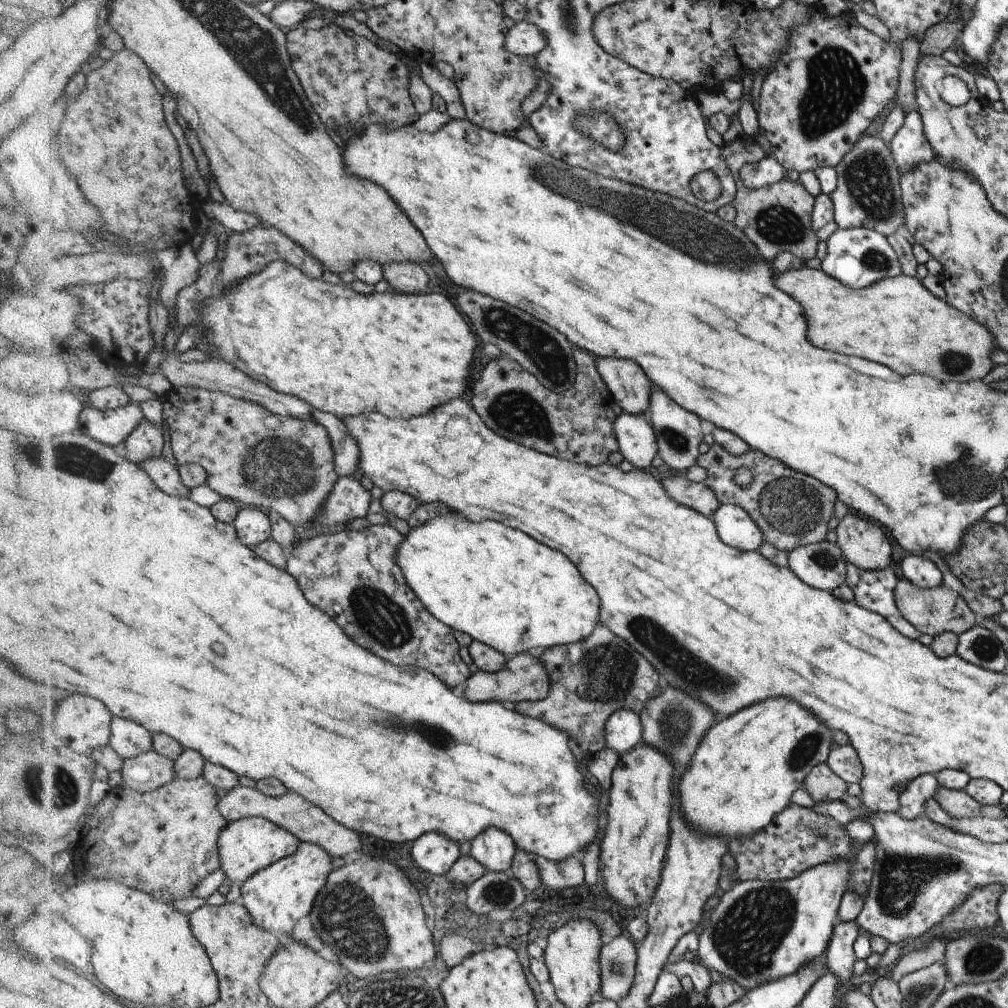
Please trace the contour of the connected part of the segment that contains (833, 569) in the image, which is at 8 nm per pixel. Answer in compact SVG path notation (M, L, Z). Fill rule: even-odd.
M837 543L800 545L790 550L788 556L788 568L812 588L831 591L845 584L846 560Z

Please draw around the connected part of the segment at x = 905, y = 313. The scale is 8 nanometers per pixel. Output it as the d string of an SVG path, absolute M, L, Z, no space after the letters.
M805 266L800 270L787 270L782 274L776 275L775 282L776 288L784 290L786 294L792 294L796 302L799 302L800 306L803 307L803 313L807 319L808 340L812 344L816 344L816 348L842 352L842 354L852 354L852 356L862 356L862 358L868 358L868 360L874 360L874 362L884 362L886 366L892 366L892 370L896 370L898 374L916 374L916 372L920 372L920 374L928 374L932 378L946 382L970 383L971 381L981 381L995 367L991 354L994 349L1000 348L995 341L994 334L983 324L965 315L963 311L956 310L951 304L936 298L927 288L924 288L924 285L915 276L900 273L898 276L886 277L879 281L874 281L870 286L856 289L844 285L839 279L832 278L832 275L826 274L822 269L811 269Z

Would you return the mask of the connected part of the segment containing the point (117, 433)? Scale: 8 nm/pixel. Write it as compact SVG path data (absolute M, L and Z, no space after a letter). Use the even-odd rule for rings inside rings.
M137 402L116 410L102 410L87 403L81 416L81 430L104 444L118 446L127 442L145 418L143 407Z

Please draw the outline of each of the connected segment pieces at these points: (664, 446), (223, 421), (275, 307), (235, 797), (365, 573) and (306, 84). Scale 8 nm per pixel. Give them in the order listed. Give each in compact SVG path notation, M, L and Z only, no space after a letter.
M656 390L652 394L648 410L658 438L658 453L673 473L684 474L686 468L690 468L699 458L698 446L702 442L702 428L700 428L702 422L697 414L680 406L672 398L668 398L662 390Z
M174 388L167 399L165 416L179 465L204 465L209 472L208 484L224 498L277 510L293 524L297 533L311 525L319 506L326 501L340 477L335 471L335 451L332 450L330 435L320 423L277 415L254 401L222 391Z
M286 261L273 262L263 273L254 274L237 283L230 291L224 290L218 297L211 297L203 303L203 320L198 323L210 327L208 334L202 339L207 339L217 345L218 353L214 359L224 359L243 370L246 374L257 378L279 390L280 392L297 396L307 402L312 408L337 416L343 419L345 416L356 416L360 412L382 413L384 416L397 419L422 417L444 405L448 401L465 397L464 392L468 388L468 378L472 370L472 360L476 352L476 338L470 332L462 313L454 308L454 304L442 296L441 293L422 293L418 295L405 295L396 291L387 290L385 293L376 293L370 288L355 286L343 286L342 283L332 285L324 280L311 279L303 271L298 270L292 263Z
M239 786L229 791L228 796L223 798L219 807L230 823L248 817L264 817L291 832L300 841L308 841L323 847L333 857L343 857L360 848L360 840L354 830L348 830L346 826L334 822L332 817L328 816L319 806L312 804L292 790L289 790L288 794L284 796L271 797L258 787Z
M388 524L370 525L363 531L316 535L291 548L287 570L300 582L306 600L332 614L340 628L348 630L348 638L398 666L432 670L446 686L456 688L468 680L469 664L460 658L453 628L440 622L407 583L396 562L403 540L403 534Z
M335 23L323 26L319 30L306 29L301 24L294 26L288 33L293 69L297 74L312 106L316 106L319 117L330 128L338 128L348 122L358 124L378 123L391 129L412 125L420 116L417 108L408 96L408 68L395 53L376 46L365 37L348 36Z

